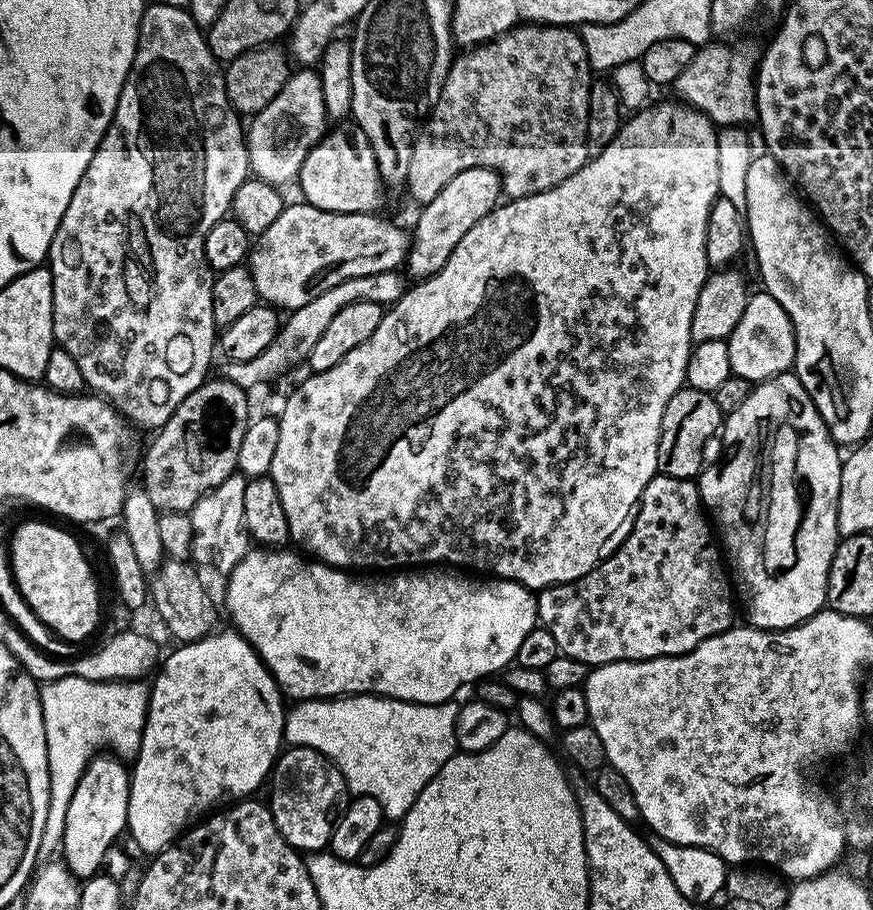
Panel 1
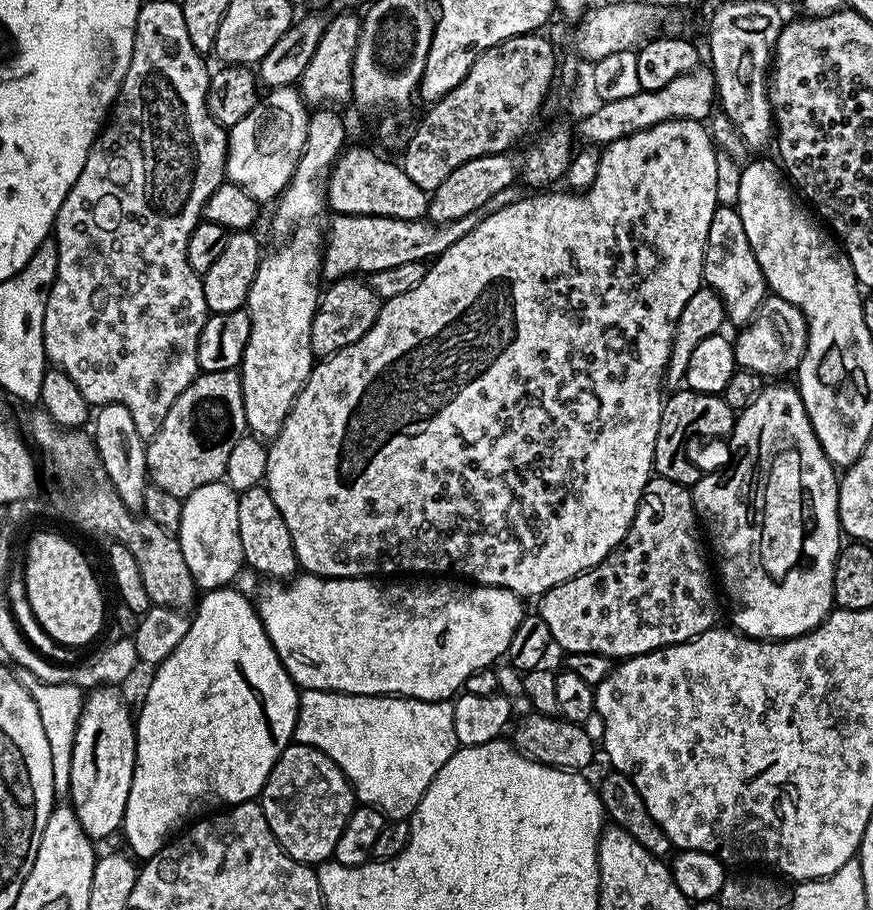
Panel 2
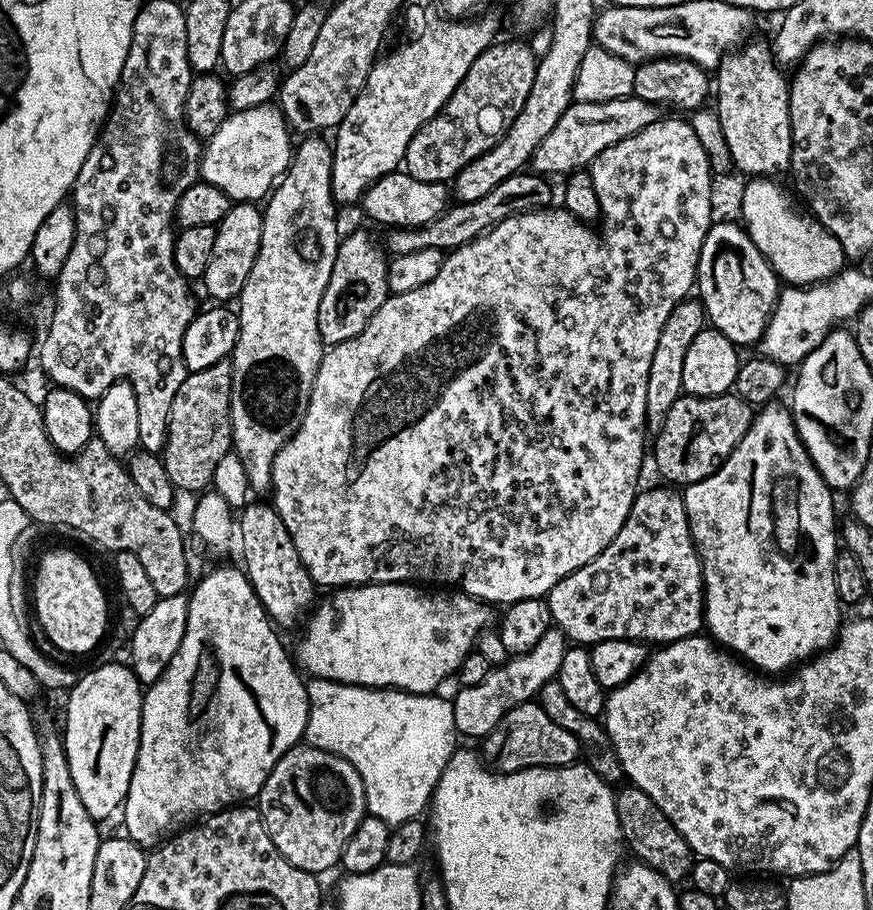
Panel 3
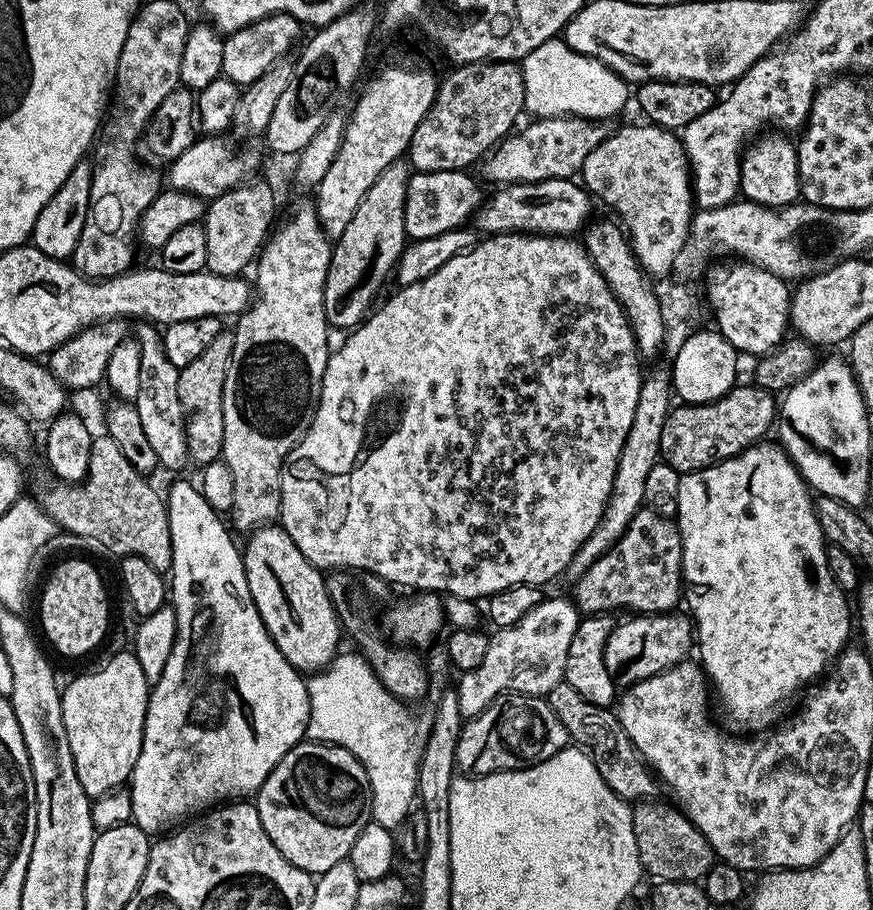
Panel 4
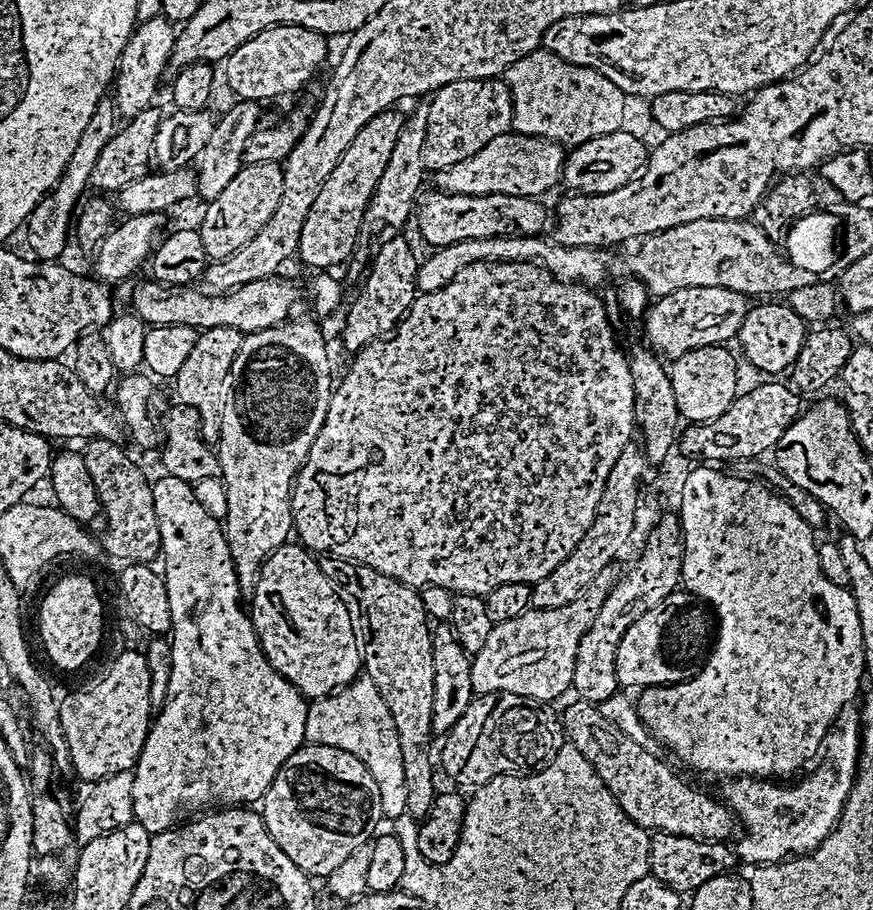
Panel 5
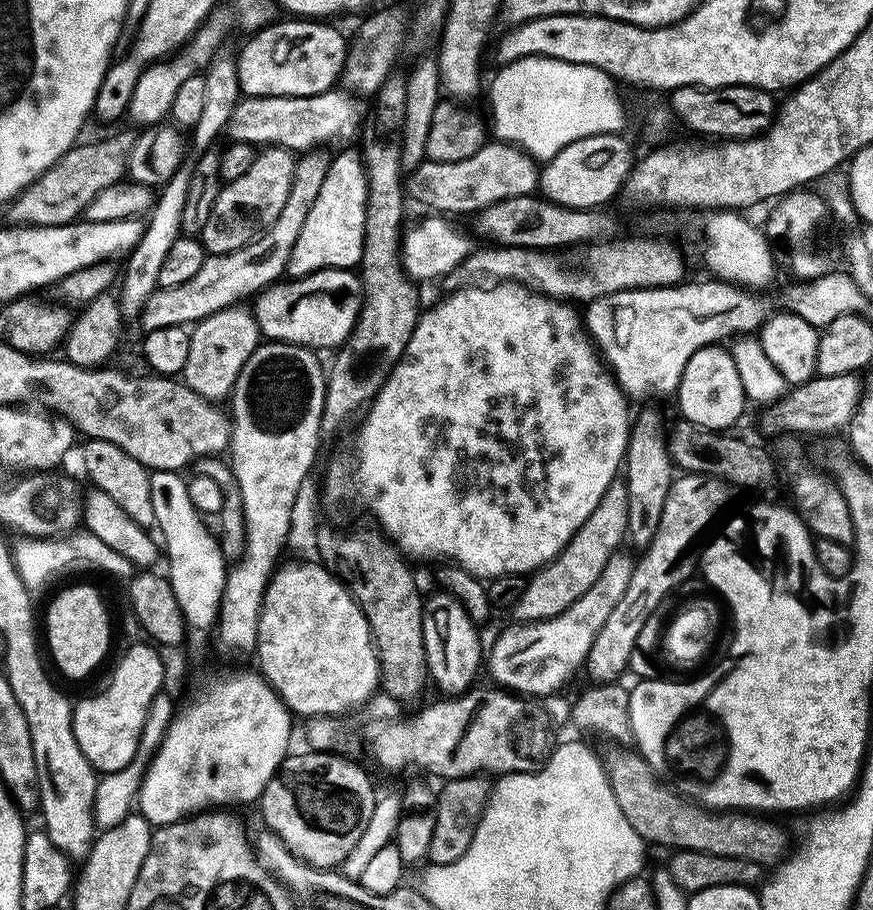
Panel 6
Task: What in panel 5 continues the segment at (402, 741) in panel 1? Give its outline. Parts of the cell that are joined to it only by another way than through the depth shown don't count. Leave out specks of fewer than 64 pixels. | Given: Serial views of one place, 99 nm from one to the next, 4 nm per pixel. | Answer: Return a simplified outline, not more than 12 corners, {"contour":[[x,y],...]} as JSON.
{"contour":[[363,674],[311,701],[304,738],[354,754],[406,810],[394,718]]}

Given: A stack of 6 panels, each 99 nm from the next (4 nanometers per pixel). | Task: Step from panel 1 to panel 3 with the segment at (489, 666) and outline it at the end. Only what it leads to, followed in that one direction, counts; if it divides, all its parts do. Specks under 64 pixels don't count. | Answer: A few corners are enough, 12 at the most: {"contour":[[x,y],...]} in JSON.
{"contour":[[412,582],[329,591],[295,663],[435,693],[493,609]]}

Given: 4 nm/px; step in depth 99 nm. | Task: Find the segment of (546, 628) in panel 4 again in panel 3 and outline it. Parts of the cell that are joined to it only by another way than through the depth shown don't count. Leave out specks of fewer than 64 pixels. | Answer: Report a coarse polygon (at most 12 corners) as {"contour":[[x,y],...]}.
{"contour":[[558,630],[451,697],[461,737],[483,738],[555,680]]}

